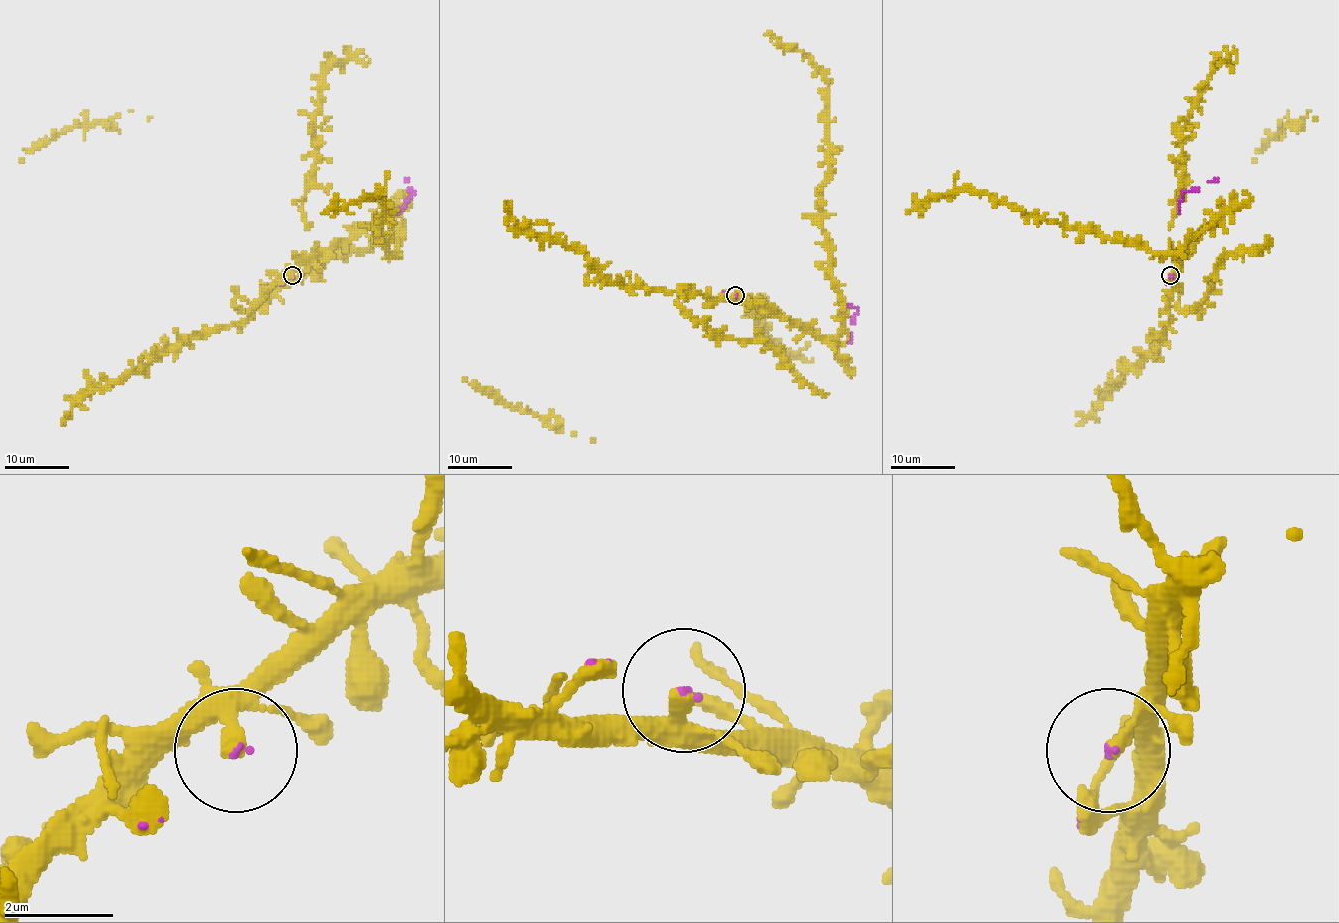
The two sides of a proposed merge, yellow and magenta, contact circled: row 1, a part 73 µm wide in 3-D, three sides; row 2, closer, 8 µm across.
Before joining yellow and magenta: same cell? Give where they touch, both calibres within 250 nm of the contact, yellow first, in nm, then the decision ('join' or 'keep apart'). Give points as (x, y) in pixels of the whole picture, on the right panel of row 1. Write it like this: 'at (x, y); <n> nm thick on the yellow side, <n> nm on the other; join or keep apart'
at (1170, 275); 240 nm thick on the yellow side, 60 nm on the other; join

